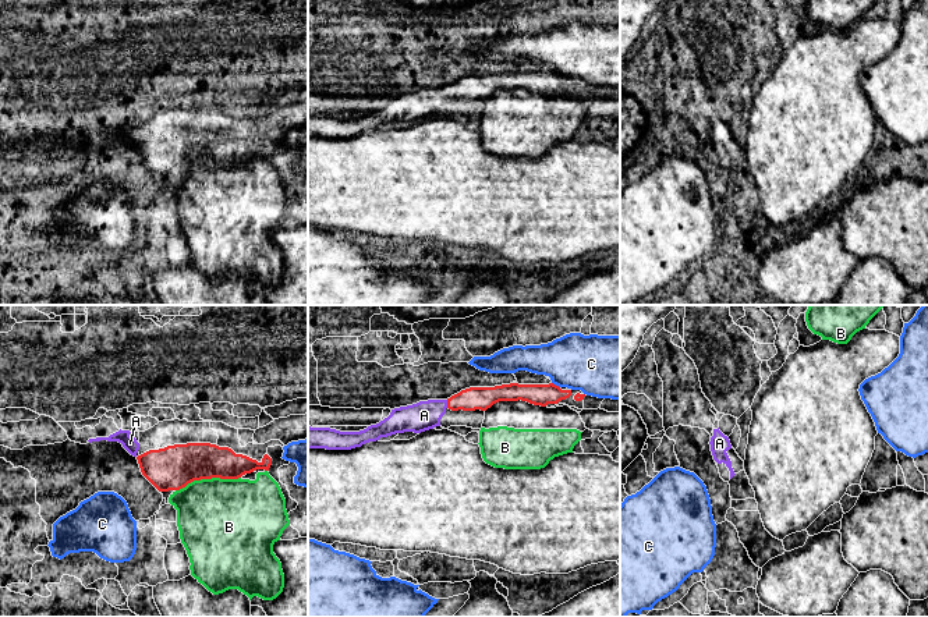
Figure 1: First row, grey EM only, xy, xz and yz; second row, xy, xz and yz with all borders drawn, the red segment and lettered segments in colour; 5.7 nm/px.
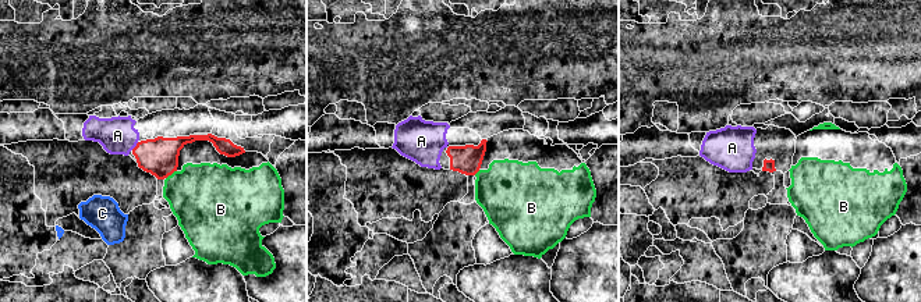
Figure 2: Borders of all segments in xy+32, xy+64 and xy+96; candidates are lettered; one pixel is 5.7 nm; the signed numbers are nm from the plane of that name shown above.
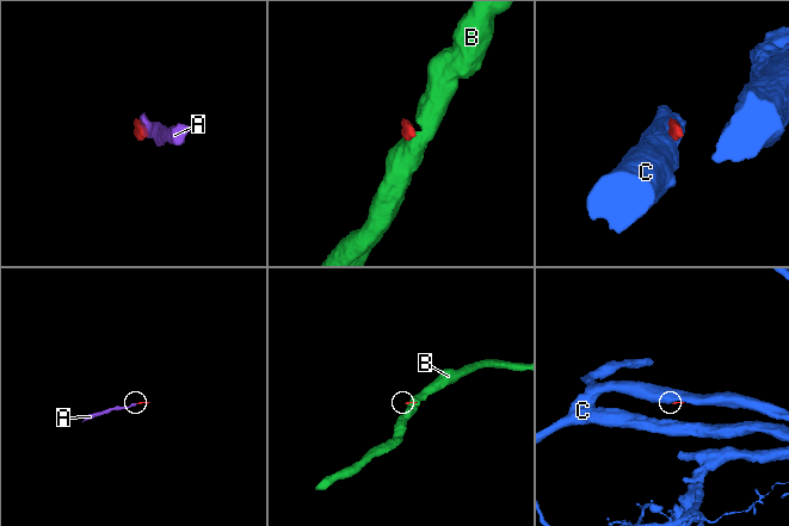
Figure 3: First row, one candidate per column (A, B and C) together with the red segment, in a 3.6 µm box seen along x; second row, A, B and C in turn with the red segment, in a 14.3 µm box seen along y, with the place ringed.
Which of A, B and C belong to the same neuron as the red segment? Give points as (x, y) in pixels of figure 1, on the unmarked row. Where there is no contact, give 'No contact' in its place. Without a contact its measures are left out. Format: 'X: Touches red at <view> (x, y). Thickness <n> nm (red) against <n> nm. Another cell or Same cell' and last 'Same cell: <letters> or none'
A: Touches red at xz (447, 92). Thickness 130 nm (red) against 170 nm. Same cell
B: Touches red at xy (208, 166). Thickness 260 nm (red) against 480 nm. Another cell
C: Touches red at xz (555, 73). Thickness 130 nm (red) against 340 nm. Another cell
Same cell: A

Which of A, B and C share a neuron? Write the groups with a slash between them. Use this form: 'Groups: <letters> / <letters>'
Groups: A / B / C

